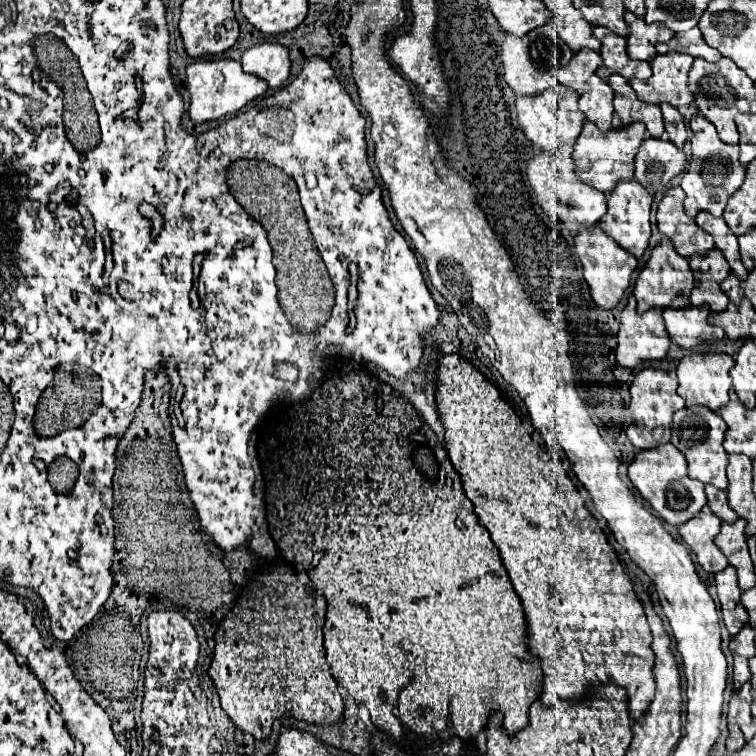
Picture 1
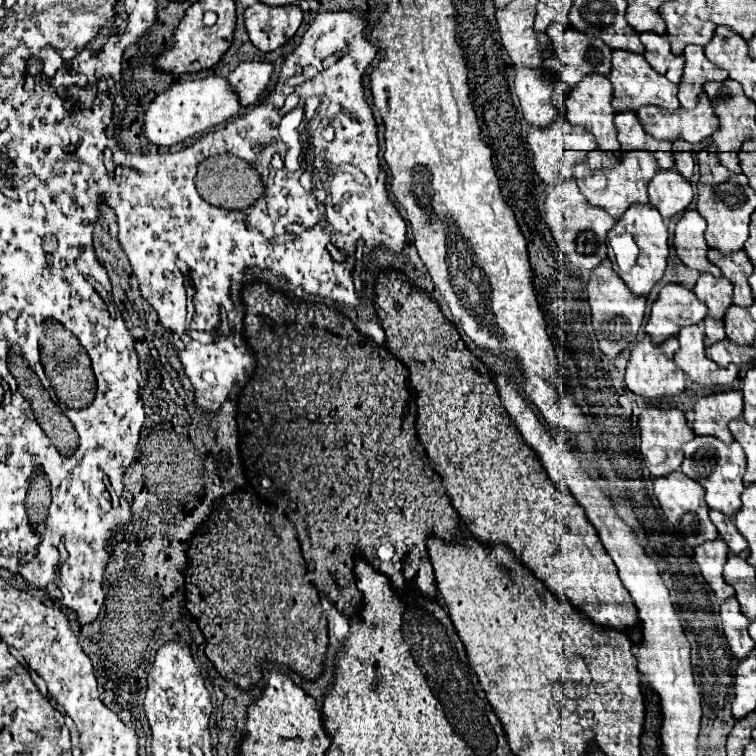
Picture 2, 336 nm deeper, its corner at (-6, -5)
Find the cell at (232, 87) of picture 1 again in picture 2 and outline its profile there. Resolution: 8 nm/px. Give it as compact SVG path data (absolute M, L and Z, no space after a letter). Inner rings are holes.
M204 77L204 79L192 79L174 83L168 91L160 93L144 111L144 125L142 135L150 139L154 145L170 147L176 143L182 143L194 135L204 133L206 129L212 129L230 117L234 117L240 111L240 103L236 99L236 93L228 87L228 81L224 77Z

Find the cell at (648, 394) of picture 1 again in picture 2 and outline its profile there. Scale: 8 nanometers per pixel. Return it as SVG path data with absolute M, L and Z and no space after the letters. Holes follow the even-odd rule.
M644 409L644 413L638 417L638 429L640 429L640 453L644 457L644 463L652 477L666 477L680 469L682 465L682 443L690 441L694 435L686 427L686 417L678 409Z

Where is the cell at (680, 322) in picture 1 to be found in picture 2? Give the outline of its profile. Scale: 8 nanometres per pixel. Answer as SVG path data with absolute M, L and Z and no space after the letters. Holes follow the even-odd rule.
M702 323L684 327L678 339L680 339L680 349L674 361L694 383L702 387L710 387L710 385L730 385L736 379L738 367L730 365L728 369L722 369L706 357L704 345L702 345L704 341Z

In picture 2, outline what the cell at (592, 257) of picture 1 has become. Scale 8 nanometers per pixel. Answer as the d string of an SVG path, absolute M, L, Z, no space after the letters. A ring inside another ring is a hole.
M606 259L592 271L592 277L588 281L588 303L590 303L592 327L598 337L600 351L608 359L616 359L638 337L638 331L640 331L640 325L644 319L646 297L632 295L630 289L622 283L622 279L618 279L614 269L610 267L610 259Z

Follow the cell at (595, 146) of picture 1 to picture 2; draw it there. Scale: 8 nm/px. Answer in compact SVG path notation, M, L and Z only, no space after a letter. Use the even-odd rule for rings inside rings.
M590 151L588 159L580 165L576 165L574 177L576 177L576 183L582 191L582 195L588 199L590 205L602 207L614 219L620 219L624 215L626 207L630 207L634 203L642 203L642 205L648 203L646 187L648 187L650 179L656 175L656 171L658 171L658 163L654 159L654 153L650 153L650 151L628 151L628 153L622 153L620 159L614 153Z

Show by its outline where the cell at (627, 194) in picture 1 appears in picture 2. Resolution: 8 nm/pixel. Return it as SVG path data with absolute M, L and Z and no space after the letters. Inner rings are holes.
M632 205L608 233L608 257L628 289L634 295L646 297L662 279L668 259L668 229L662 221L662 215L652 205ZM630 239L636 247L634 253L630 251Z

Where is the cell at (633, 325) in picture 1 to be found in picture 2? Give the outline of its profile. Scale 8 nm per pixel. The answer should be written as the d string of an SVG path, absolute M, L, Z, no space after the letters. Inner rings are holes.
M644 335L636 349L630 355L628 369L626 369L626 385L632 393L646 397L646 399L660 399L660 397L674 397L680 395L686 387L686 377L684 371L678 369L674 363L674 353L678 351L678 339L670 337L666 339L664 345L654 345L648 335Z

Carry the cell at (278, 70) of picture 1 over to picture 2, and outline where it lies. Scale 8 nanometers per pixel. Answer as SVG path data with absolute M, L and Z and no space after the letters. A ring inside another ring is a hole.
M240 63L230 75L228 75L228 83L234 89L234 93L240 99L242 107L254 105L260 95L264 93L268 81L272 75L272 65L270 63Z

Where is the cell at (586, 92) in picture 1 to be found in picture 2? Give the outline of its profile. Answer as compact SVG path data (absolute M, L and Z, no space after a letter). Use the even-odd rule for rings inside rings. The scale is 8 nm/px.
M586 75L566 97L566 119L572 125L580 125L586 131L590 131L596 137L598 149L602 151L620 151L620 143L616 139L616 127L614 127L614 111L612 111L612 83L602 75Z

